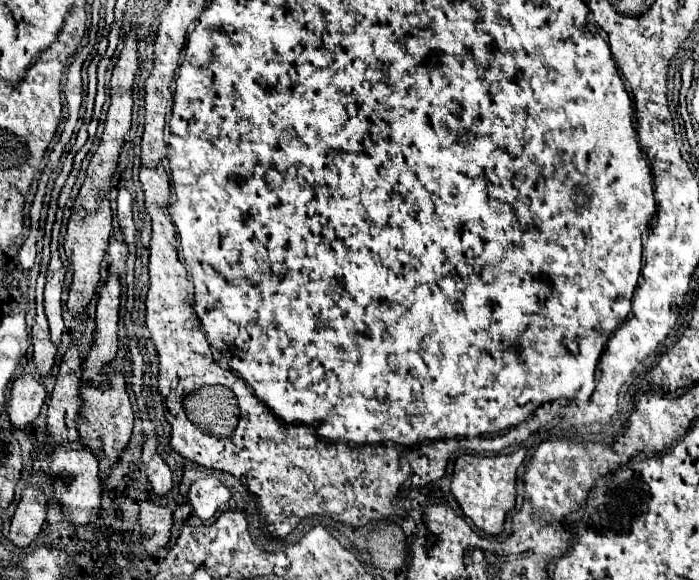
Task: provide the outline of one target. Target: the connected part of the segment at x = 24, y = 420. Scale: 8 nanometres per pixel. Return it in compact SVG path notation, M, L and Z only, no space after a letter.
M21 376L13 382L9 402L7 402L7 416L13 428L23 430L33 424L39 416L41 406L45 402L45 388L43 382L35 376Z

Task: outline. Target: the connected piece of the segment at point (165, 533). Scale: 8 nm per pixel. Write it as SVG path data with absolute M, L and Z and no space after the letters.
M141 502L139 510L141 524L141 544L147 554L157 554L169 542L171 530L171 510L167 506L159 506L155 502Z

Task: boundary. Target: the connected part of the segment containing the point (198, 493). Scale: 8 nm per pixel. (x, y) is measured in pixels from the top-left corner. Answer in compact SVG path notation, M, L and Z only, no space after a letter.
M201 478L191 484L189 488L189 504L193 506L195 514L207 522L215 516L215 512L225 506L231 498L231 492L217 480L217 478Z

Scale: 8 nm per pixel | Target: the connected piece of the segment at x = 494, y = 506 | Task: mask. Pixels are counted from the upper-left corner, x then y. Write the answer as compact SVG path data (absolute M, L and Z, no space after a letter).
M519 448L517 452L505 456L459 456L455 462L451 492L459 502L463 514L473 520L473 524L487 534L501 534L507 512L515 506L515 474L521 462L525 460L527 450Z

